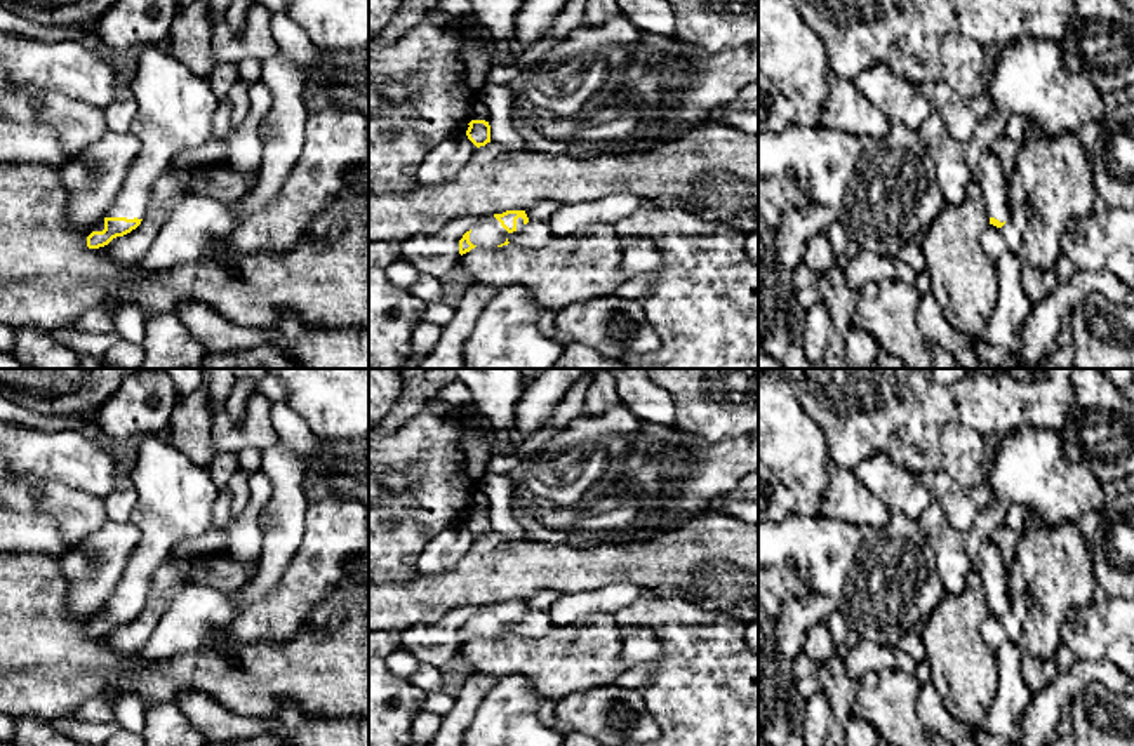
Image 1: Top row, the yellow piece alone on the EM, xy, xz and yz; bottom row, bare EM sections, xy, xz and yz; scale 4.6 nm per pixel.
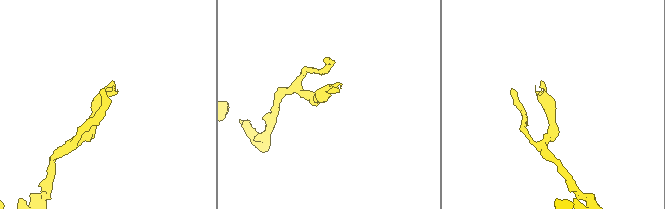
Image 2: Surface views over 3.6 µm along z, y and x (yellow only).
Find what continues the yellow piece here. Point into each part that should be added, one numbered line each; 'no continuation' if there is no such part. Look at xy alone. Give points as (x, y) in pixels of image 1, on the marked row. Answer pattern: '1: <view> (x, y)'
1: xy (176, 108)

